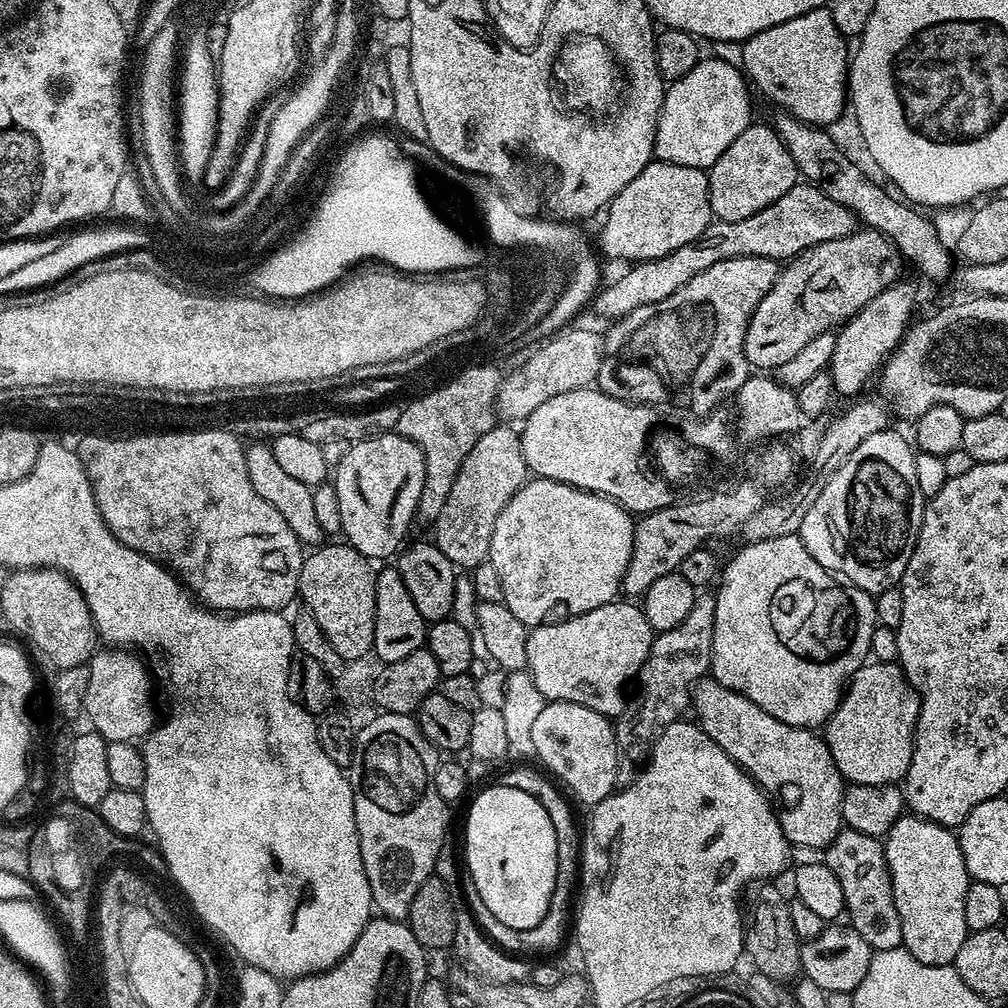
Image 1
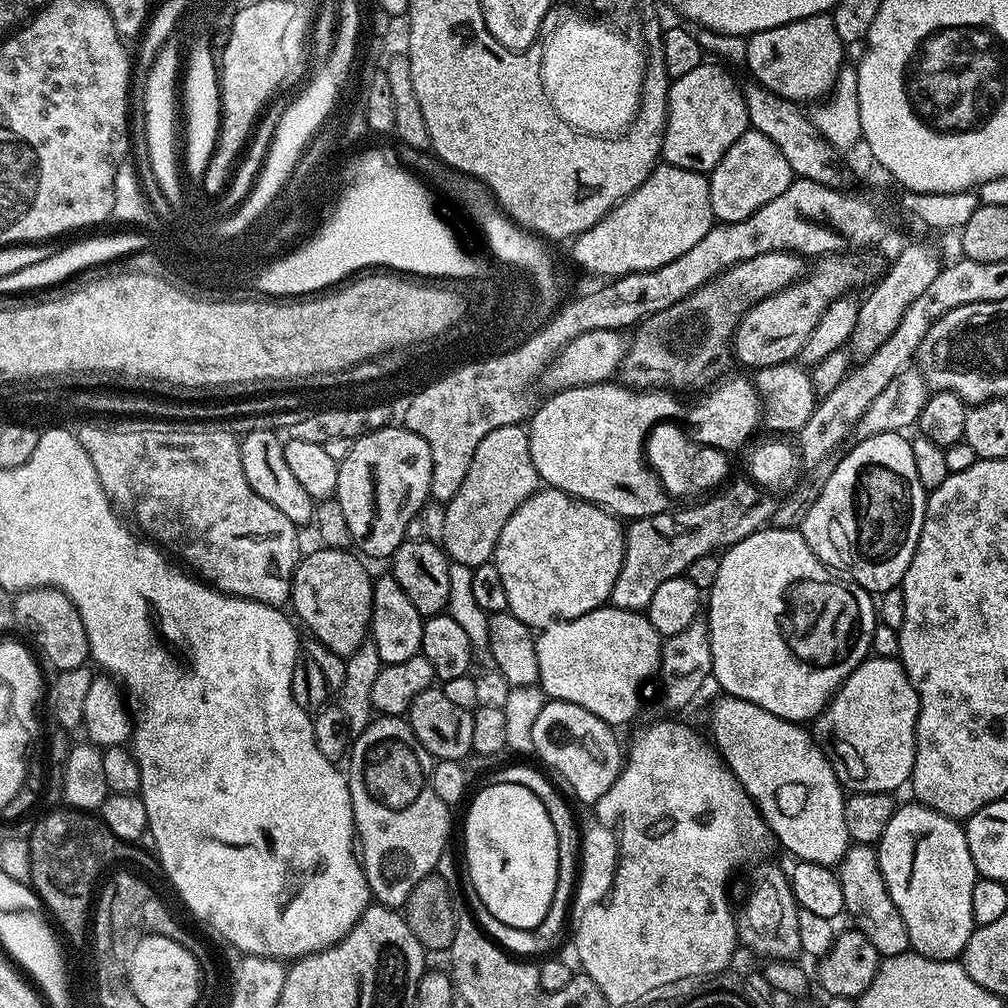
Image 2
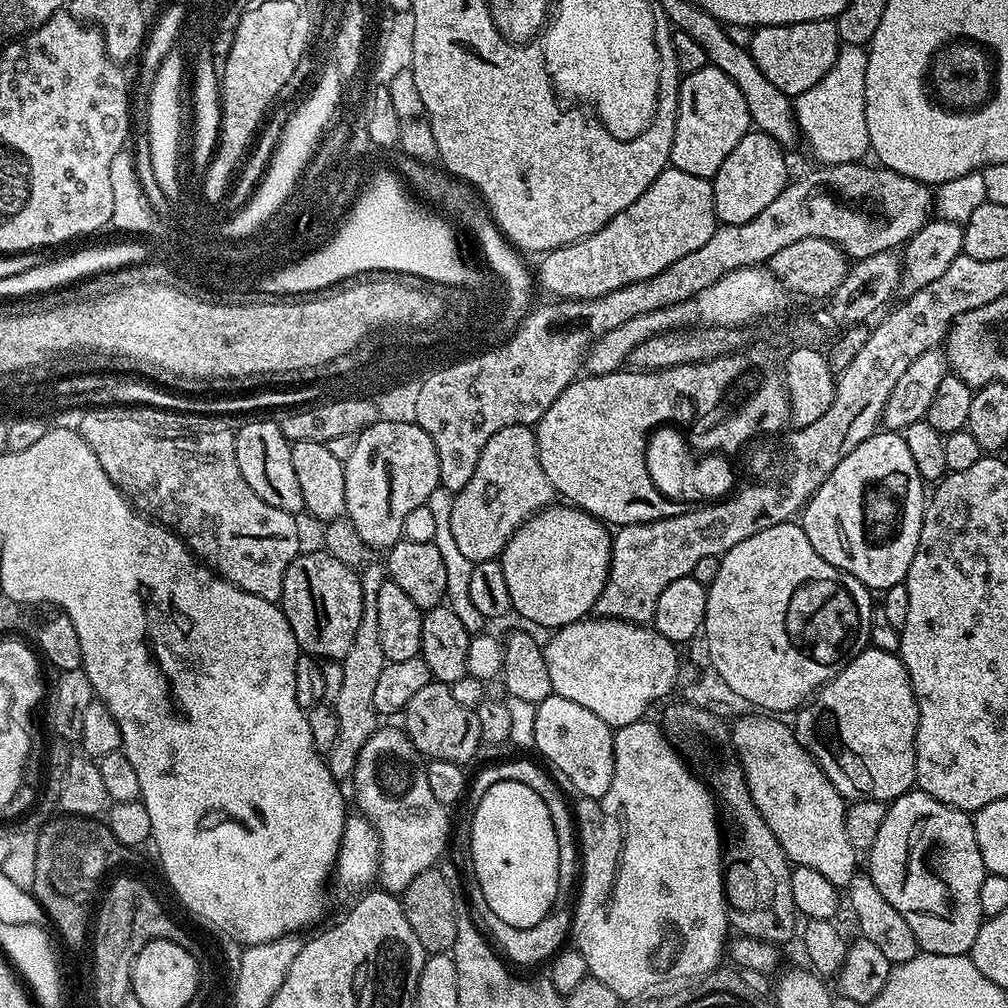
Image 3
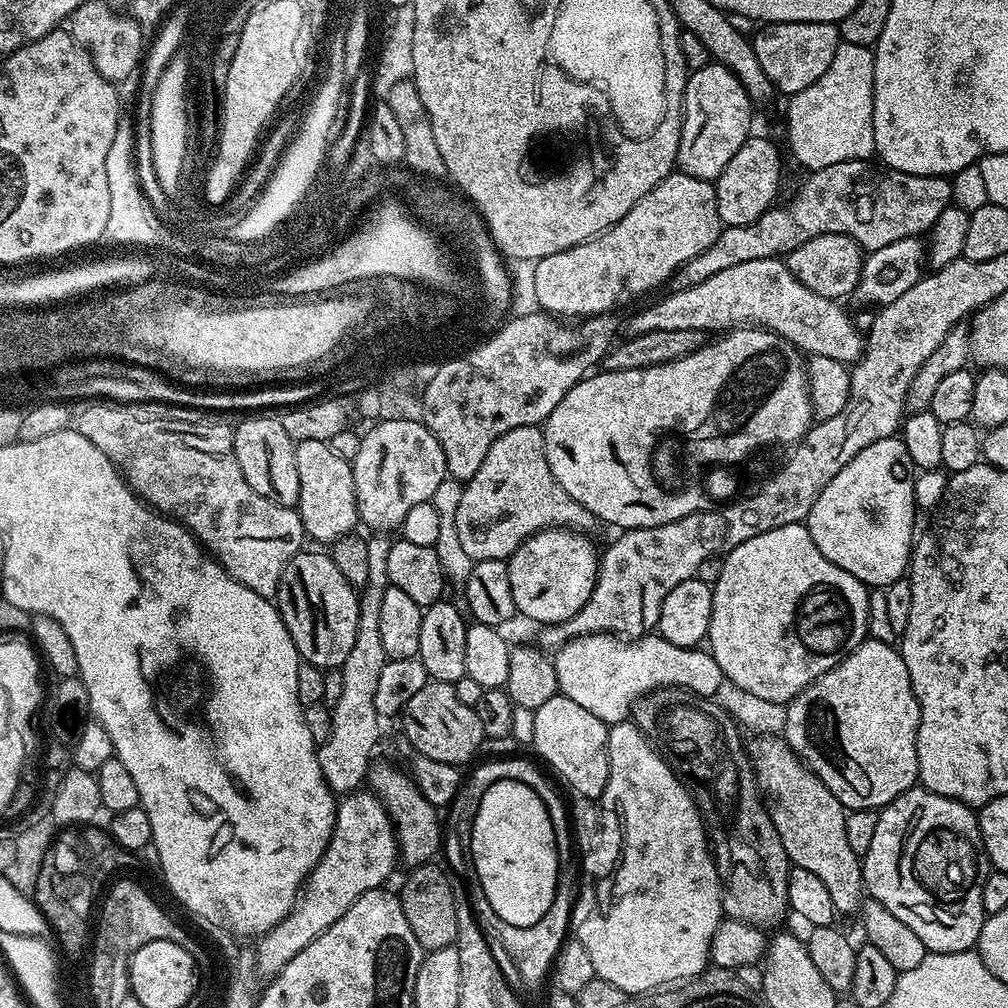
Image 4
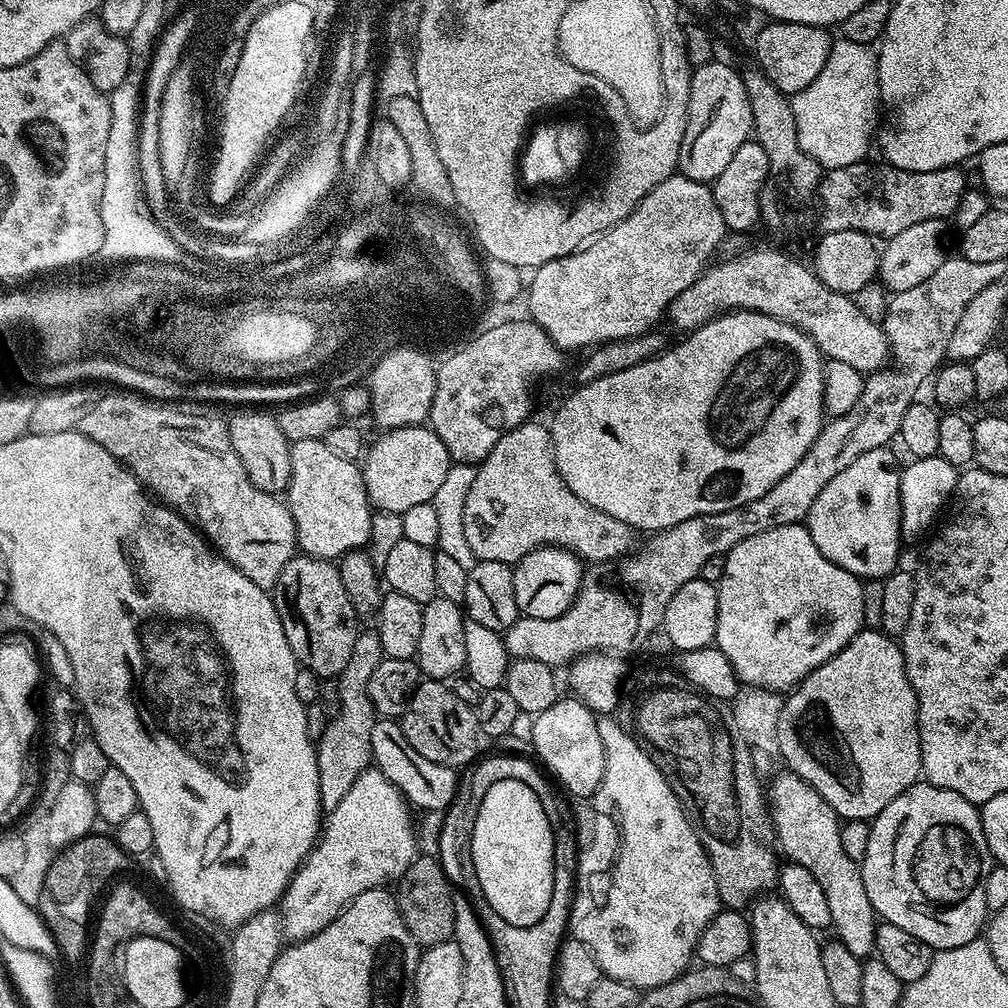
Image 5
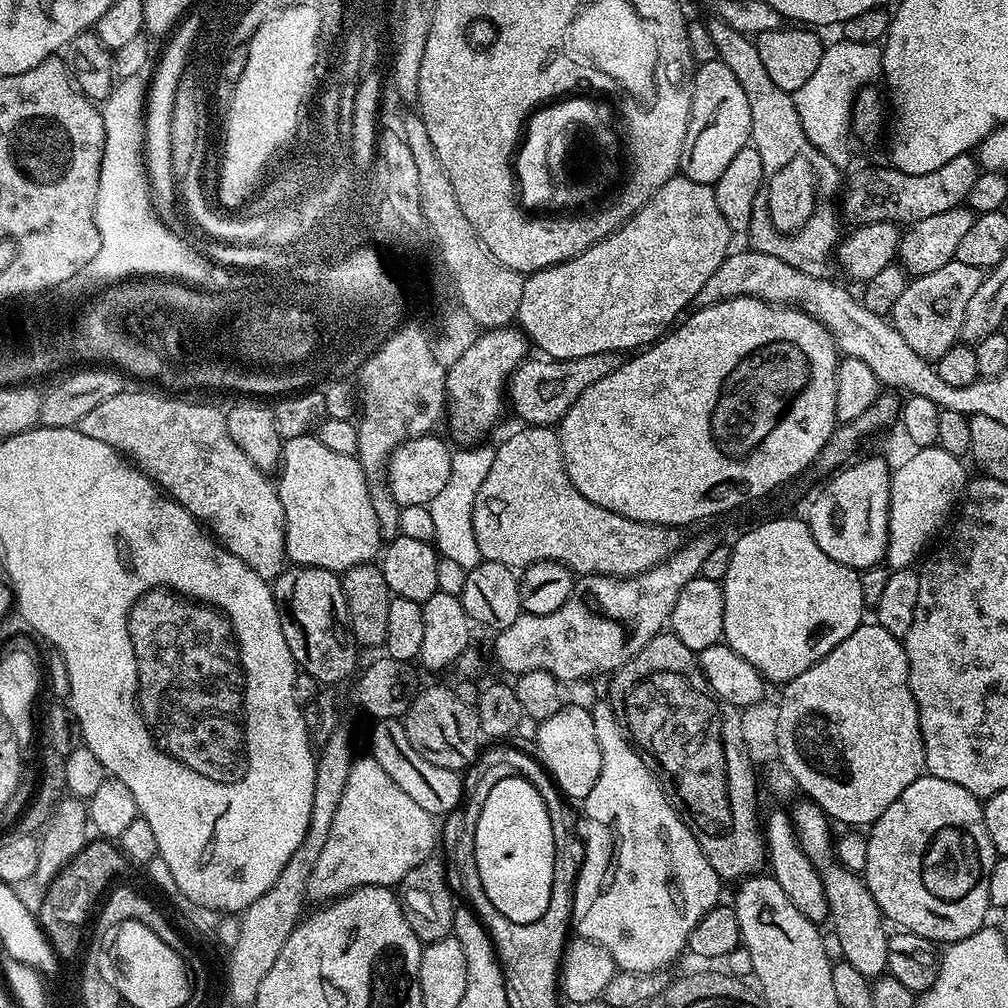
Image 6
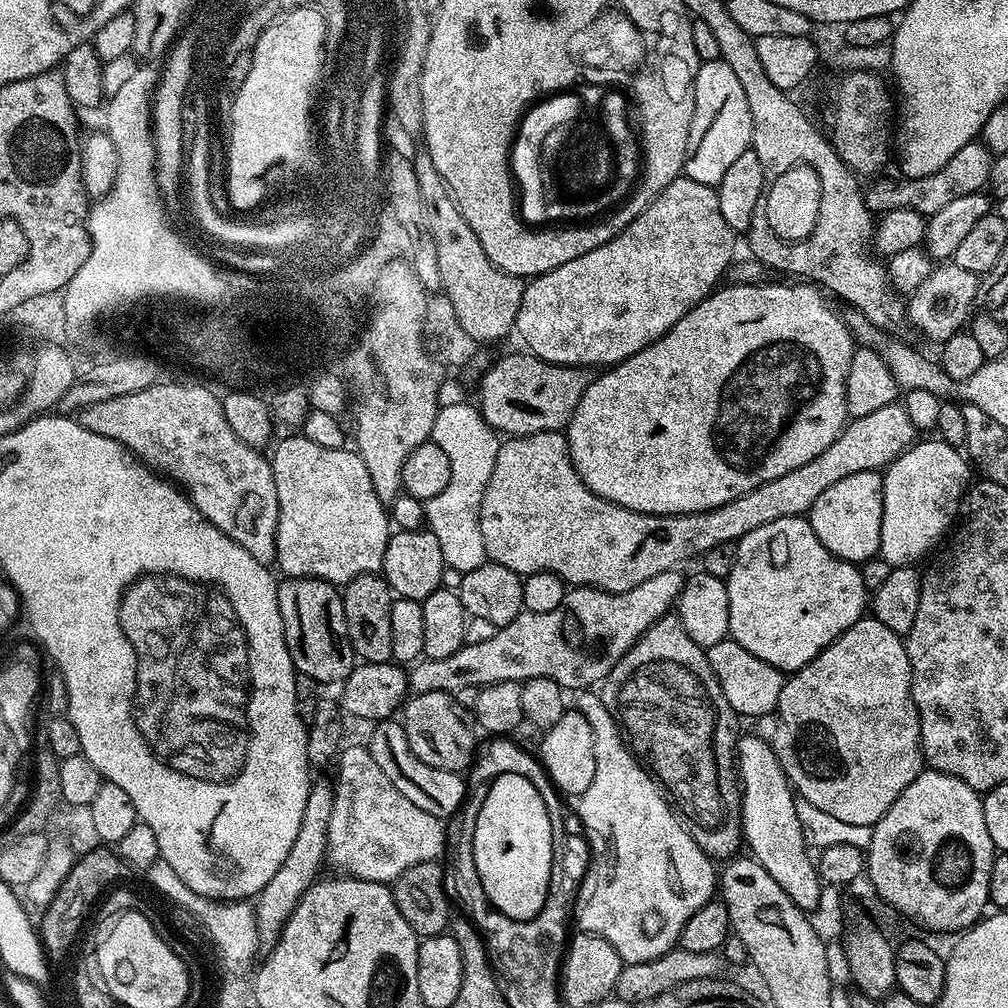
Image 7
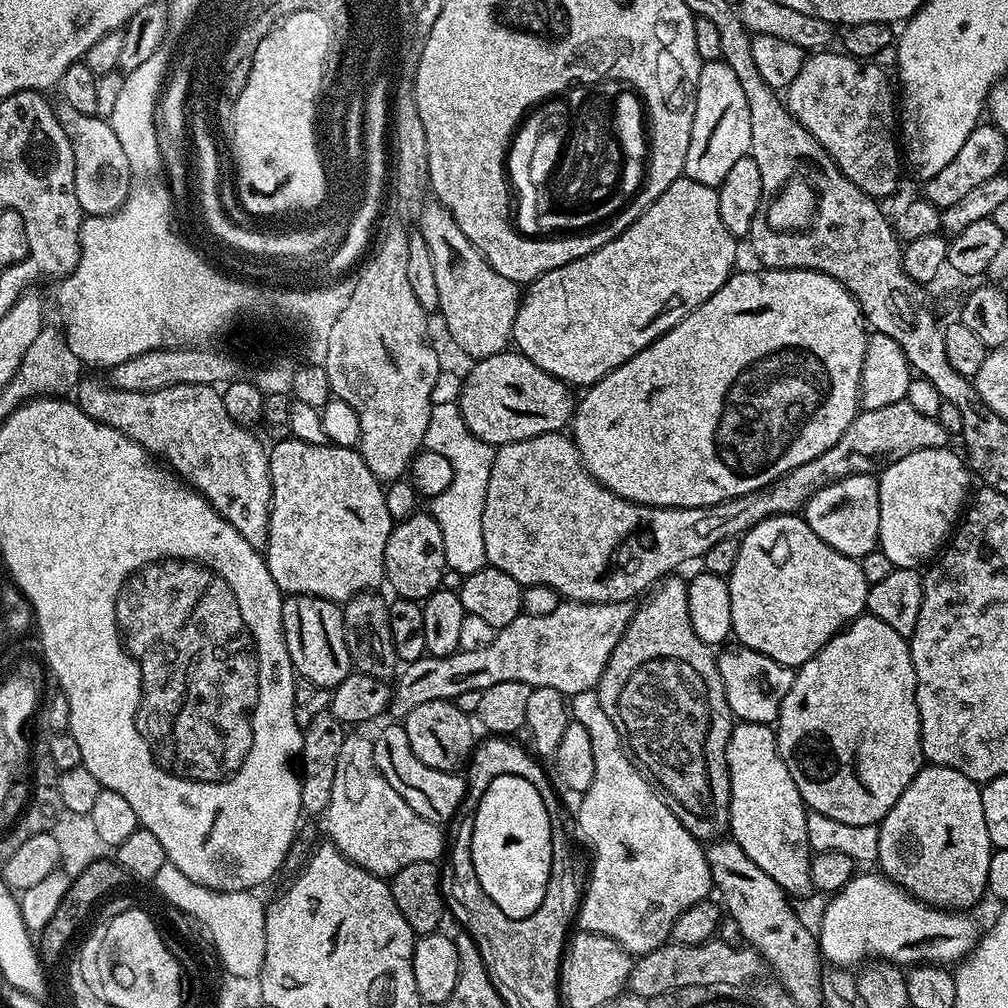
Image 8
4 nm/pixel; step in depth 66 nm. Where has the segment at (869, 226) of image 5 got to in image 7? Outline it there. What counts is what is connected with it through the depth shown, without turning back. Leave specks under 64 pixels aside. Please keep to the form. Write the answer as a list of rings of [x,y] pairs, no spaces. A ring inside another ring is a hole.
[[[973,142],[962,146],[962,150],[958,150],[958,154],[954,154],[954,158],[950,158],[950,162],[946,162],[946,166],[942,166],[942,170],[938,170],[934,174],[926,174],[926,178],[900,178],[896,180],[880,180],[884,178],[876,178],[871,181],[872,185],[864,188],[864,201],[866,206],[873,214],[883,214],[885,212],[893,212],[895,208],[909,208],[914,210],[919,216],[925,218],[938,214],[938,210],[943,210],[951,201],[961,198],[963,195],[974,194],[981,191],[988,184],[991,176],[991,168],[993,164],[994,154],[989,150],[988,145],[983,142]]]

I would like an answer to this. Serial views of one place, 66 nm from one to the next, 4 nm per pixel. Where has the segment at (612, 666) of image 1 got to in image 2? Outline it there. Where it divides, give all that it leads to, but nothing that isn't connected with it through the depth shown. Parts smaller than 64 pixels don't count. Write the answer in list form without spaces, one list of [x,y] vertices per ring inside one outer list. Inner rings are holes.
[[[605,606],[595,608],[586,614],[582,614],[576,620],[562,620],[554,624],[549,624],[536,636],[536,649],[538,650],[538,668],[540,678],[539,687],[542,689],[545,697],[553,700],[561,700],[562,702],[574,702],[574,706],[582,706],[582,710],[590,710],[590,714],[594,714],[598,718],[602,718],[602,722],[613,726],[619,724],[628,724],[640,712],[640,687],[660,672],[660,649],[662,647],[662,637],[658,630],[654,630],[654,626],[648,621],[647,615],[643,611],[631,612],[625,608],[613,608]]]

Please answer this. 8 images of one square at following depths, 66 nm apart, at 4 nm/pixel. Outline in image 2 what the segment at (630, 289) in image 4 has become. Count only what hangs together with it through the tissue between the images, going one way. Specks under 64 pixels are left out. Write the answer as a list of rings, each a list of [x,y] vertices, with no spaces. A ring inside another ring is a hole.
[[[657,163],[638,190],[613,206],[590,231],[571,241],[573,262],[592,276],[604,276],[600,278],[645,272],[674,262],[678,254],[686,254],[686,250],[698,246],[712,228],[708,181],[705,173]]]

